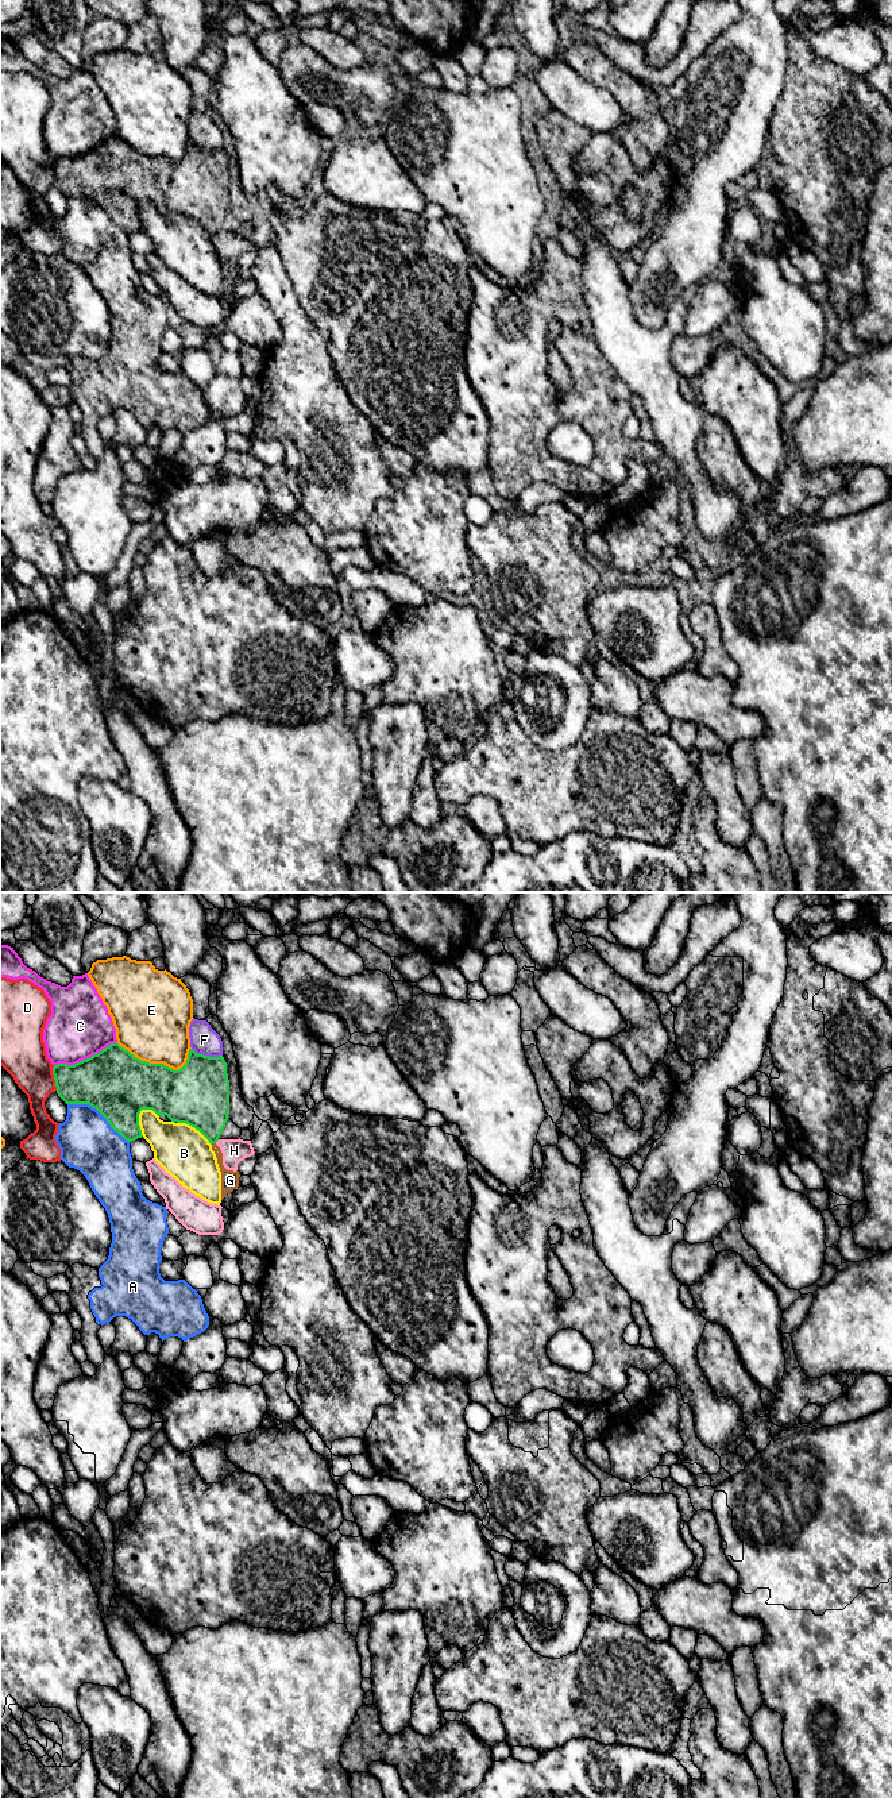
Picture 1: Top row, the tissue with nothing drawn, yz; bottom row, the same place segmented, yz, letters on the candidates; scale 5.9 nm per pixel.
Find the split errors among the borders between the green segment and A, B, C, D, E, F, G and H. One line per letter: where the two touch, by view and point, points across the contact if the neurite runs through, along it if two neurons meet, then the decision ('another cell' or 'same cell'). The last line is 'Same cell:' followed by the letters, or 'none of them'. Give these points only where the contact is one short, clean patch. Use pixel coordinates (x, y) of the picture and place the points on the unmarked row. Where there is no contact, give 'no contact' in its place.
A: yz (99, 204) | another cell
B: yz (138, 211) | another cell
C: yz (87, 151) | another cell
D: yz (54, 170) | another cell
E: yz (158, 157) | another cell
F: yz (207, 149) | another cell
G: yz (212, 235) | along yz (215, 235), (211, 236) | another cell
H: yz (216, 234) | another cell
Same cell: none of them

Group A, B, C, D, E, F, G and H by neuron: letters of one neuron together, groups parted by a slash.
A / B / C / D / E / F / G H

